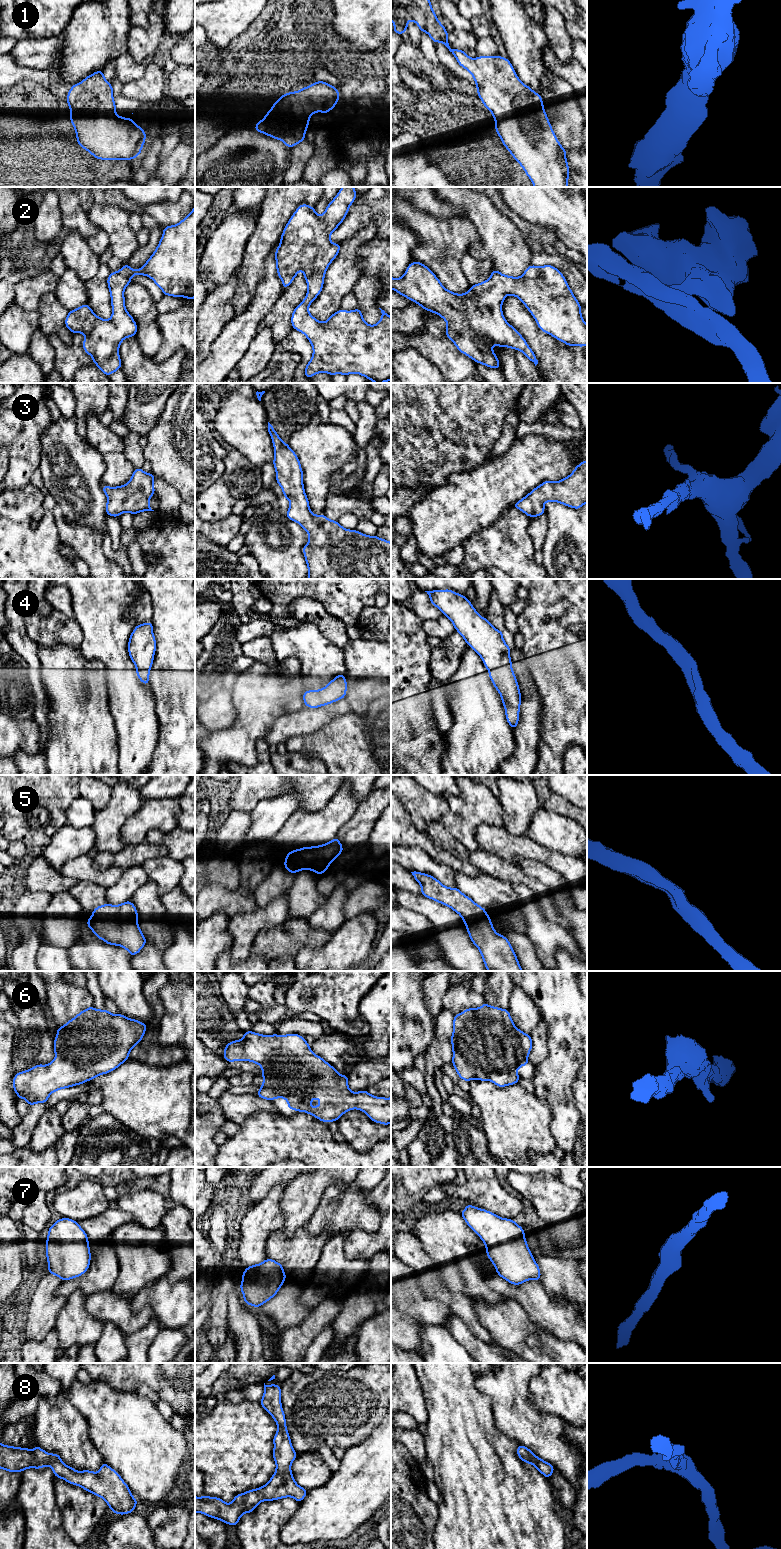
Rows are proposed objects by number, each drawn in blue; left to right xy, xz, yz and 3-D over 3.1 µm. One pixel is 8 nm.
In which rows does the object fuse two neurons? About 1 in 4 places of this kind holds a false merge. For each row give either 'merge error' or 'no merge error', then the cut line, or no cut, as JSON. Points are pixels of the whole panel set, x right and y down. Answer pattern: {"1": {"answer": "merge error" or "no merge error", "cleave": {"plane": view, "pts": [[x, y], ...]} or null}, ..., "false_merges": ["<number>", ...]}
{"1": {"answer": "no merge error", "cleave": null}, "2": {"answer": "no merge error", "cleave": null}, "3": {"answer": "no merge error", "cleave": null}, "4": {"answer": "no merge error", "cleave": null}, "5": {"answer": "no merge error", "cleave": null}, "6": {"answer": "no merge error", "cleave": null}, "7": {"answer": "no merge error", "cleave": null}, "8": {"answer": "no merge error", "cleave": null}, "false_merges": []}

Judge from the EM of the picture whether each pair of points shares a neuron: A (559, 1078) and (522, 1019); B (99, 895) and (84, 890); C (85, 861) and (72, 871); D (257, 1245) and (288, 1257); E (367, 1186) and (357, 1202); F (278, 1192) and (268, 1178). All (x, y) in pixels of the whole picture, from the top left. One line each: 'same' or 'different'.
A: different
B: same
C: same
D: different
E: different
F: different

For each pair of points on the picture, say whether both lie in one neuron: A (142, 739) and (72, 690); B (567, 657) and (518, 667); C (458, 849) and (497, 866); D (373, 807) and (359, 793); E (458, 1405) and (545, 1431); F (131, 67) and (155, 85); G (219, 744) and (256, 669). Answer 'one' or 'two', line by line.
A: two
B: two
C: one
D: two
E: two
F: two
G: one

